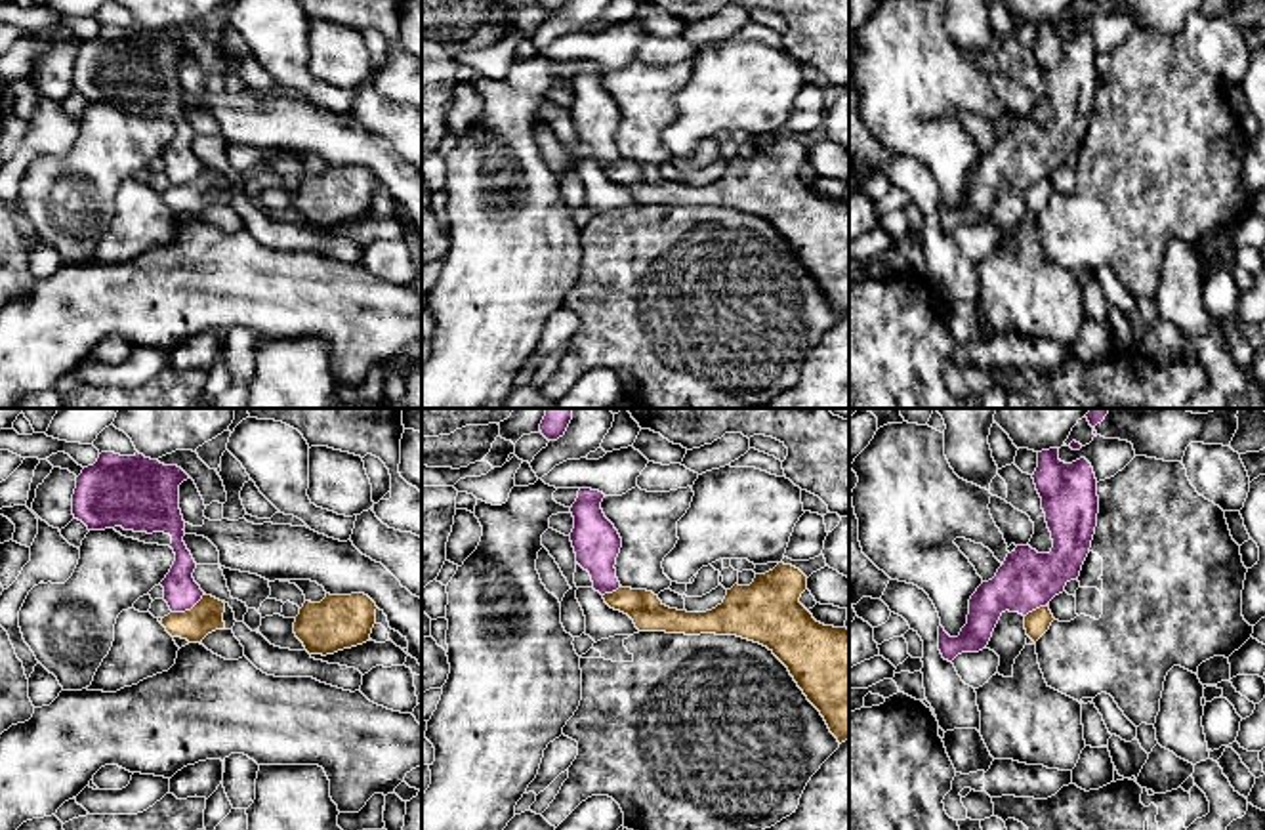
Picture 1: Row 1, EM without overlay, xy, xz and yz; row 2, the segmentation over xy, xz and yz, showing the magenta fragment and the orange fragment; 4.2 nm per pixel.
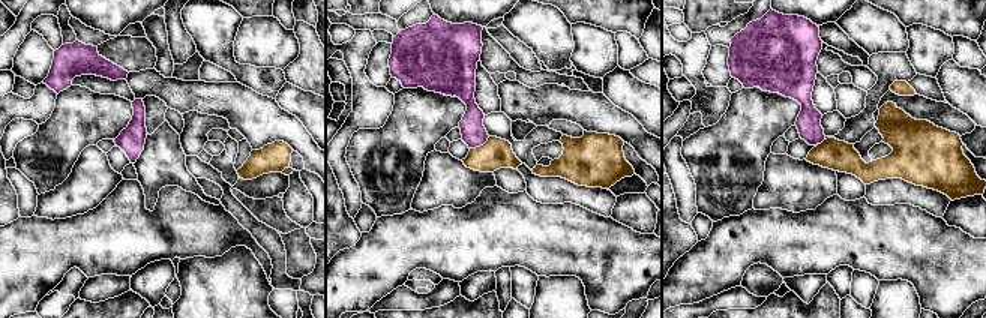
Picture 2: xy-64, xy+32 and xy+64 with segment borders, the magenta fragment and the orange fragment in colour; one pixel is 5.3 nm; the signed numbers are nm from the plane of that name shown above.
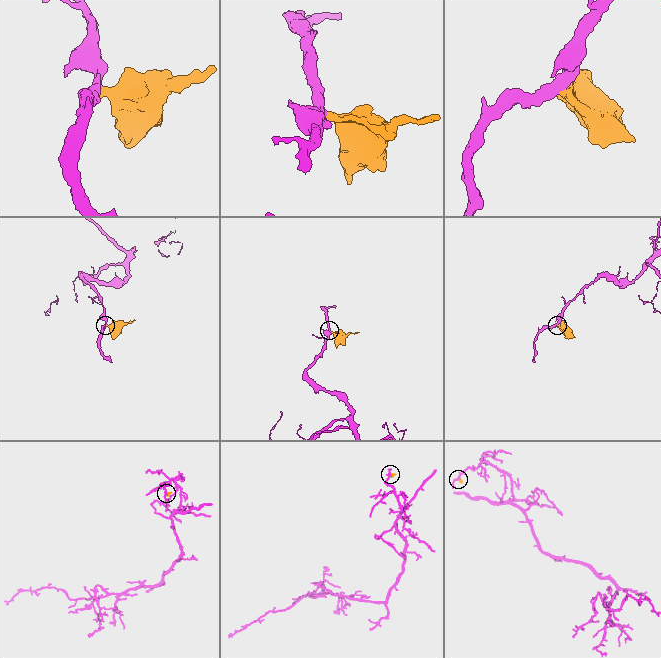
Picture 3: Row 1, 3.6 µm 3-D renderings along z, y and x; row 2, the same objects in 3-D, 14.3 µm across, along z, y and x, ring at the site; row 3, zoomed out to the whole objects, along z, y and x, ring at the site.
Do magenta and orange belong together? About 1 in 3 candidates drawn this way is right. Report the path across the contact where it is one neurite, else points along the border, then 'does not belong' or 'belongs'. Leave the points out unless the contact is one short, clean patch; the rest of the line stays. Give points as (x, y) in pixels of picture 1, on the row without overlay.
along xy (205, 166), (189, 182), (172, 186) | does not belong

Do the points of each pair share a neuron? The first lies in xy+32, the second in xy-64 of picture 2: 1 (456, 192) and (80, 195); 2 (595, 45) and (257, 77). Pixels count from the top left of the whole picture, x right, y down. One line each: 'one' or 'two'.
1: one
2: two

